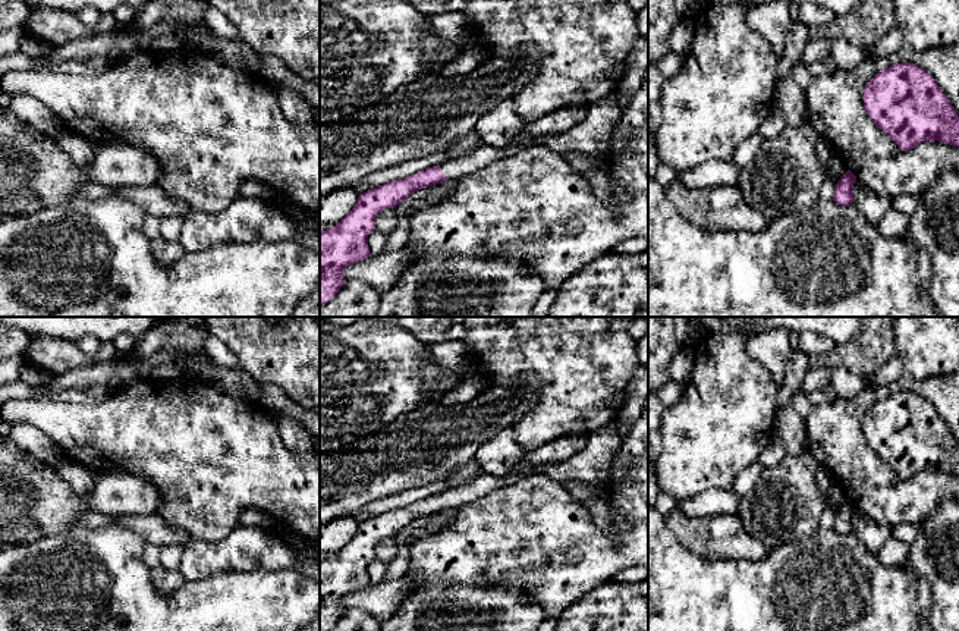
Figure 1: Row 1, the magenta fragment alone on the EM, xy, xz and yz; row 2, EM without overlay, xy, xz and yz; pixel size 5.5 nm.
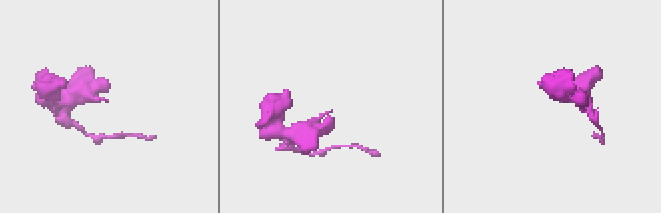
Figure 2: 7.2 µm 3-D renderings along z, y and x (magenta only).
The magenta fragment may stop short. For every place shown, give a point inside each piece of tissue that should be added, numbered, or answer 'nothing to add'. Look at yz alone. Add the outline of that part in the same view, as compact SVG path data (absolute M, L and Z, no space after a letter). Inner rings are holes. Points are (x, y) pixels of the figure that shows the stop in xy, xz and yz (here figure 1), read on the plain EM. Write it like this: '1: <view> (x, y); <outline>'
nothing to add

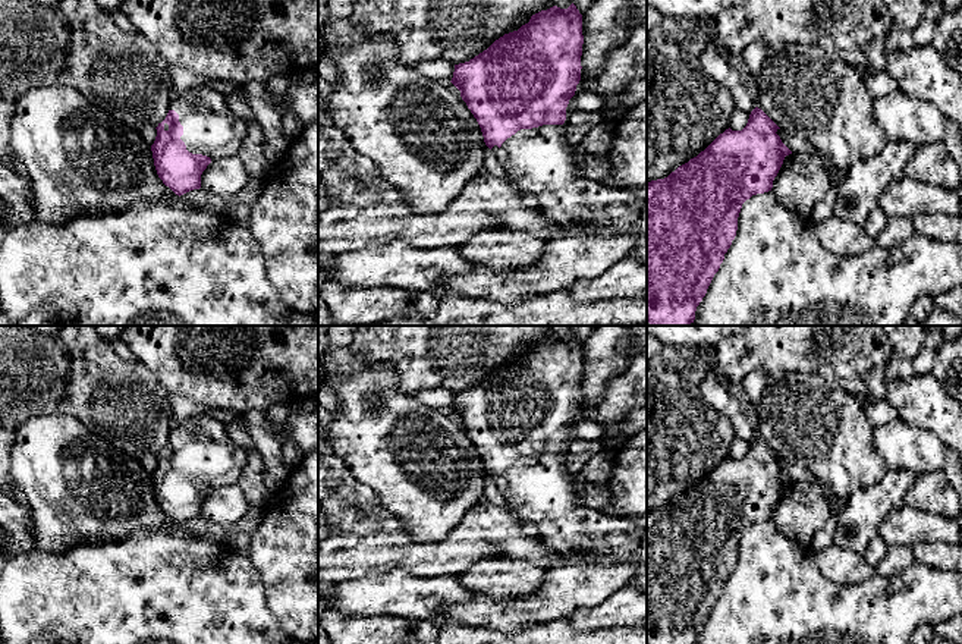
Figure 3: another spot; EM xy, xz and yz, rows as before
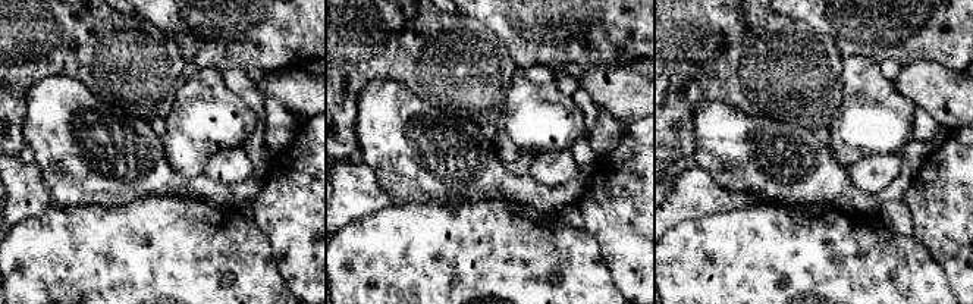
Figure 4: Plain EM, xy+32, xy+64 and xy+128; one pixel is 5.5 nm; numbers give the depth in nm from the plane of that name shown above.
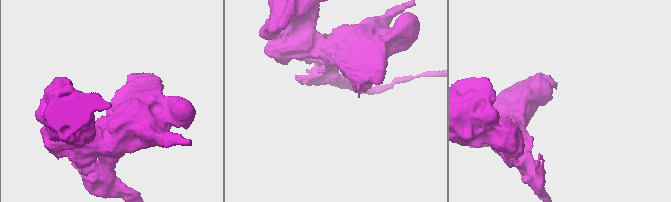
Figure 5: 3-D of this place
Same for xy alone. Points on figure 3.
1: xy (210, 456); M210 411L172 427L169 439L179 443L183 455L180 468L186 478L211 490L236 484L246 465L248 453L230 440L224 425Z

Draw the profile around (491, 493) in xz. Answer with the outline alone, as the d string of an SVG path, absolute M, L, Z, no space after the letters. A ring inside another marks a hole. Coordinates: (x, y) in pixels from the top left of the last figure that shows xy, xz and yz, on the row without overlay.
M485 474L484 478L484 499L496 506L503 506L513 512L509 506L509 502L506 497L502 494L500 489L496 486L496 483Z

